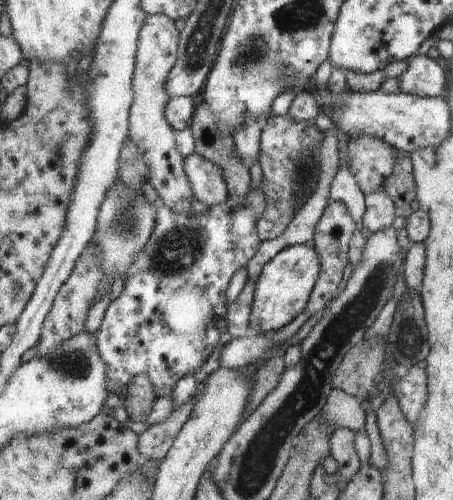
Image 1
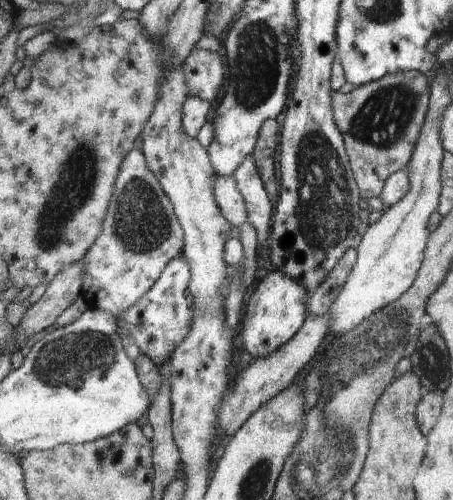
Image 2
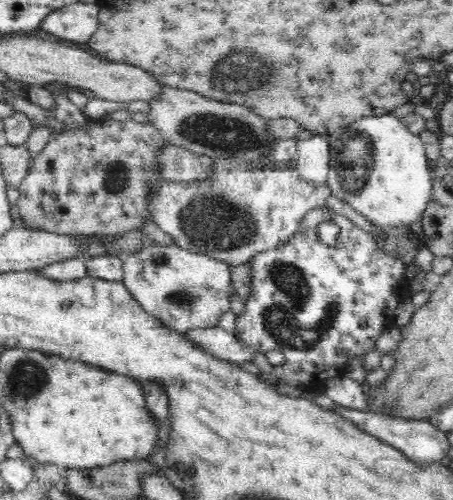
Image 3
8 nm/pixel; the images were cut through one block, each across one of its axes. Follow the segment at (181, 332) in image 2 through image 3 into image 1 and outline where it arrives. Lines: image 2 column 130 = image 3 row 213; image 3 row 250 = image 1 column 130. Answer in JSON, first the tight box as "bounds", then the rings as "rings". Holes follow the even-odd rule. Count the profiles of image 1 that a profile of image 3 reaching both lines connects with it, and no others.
{"bounds":[95,180,266,398],"rings":[[[264,180],[258,186],[251,187],[245,201],[240,204],[228,196],[222,204],[209,206],[205,213],[175,211],[159,204],[149,241],[135,256],[124,280],[124,288],[111,300],[97,332],[95,345],[106,365],[108,396],[114,394],[116,388],[122,388],[125,396],[132,378],[143,375],[151,382],[156,398],[167,397],[182,377],[208,363],[220,336],[227,332],[228,283],[237,270],[247,266],[258,250],[261,240],[256,225],[265,213],[266,205]]]}

